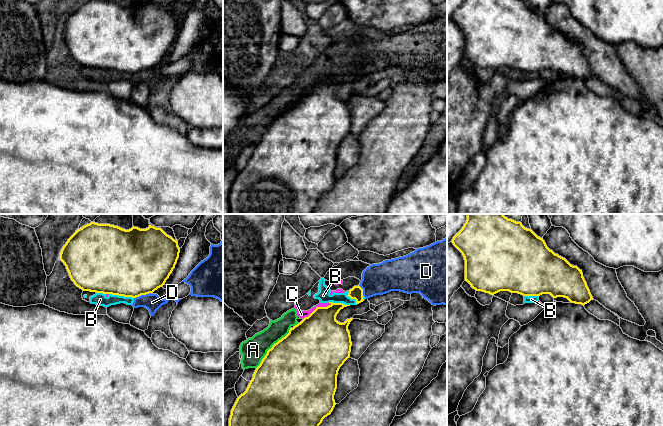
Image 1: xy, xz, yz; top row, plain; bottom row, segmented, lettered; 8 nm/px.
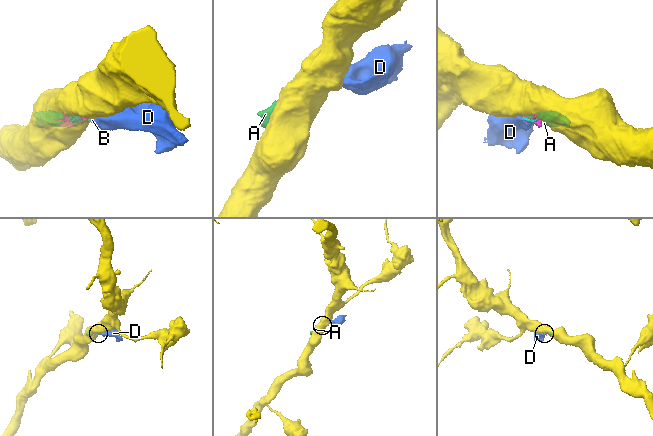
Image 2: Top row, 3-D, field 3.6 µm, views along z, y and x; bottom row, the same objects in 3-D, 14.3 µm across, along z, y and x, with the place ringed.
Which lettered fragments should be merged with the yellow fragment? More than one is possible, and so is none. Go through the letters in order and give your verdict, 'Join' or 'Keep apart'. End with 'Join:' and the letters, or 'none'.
A: Keep apart
B: Keep apart
C: Keep apart
D: Keep apart
Join: none

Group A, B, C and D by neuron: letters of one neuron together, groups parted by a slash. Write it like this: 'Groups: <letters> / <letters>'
Groups: A B C D

